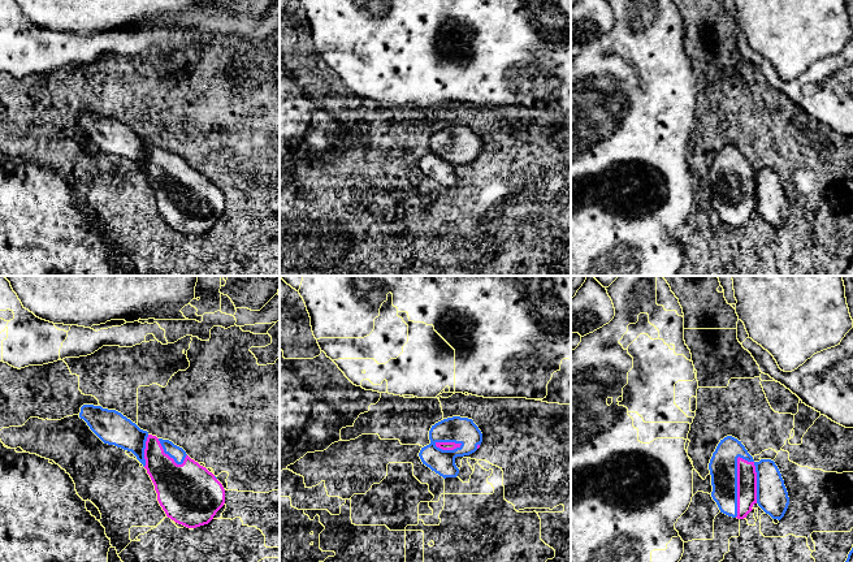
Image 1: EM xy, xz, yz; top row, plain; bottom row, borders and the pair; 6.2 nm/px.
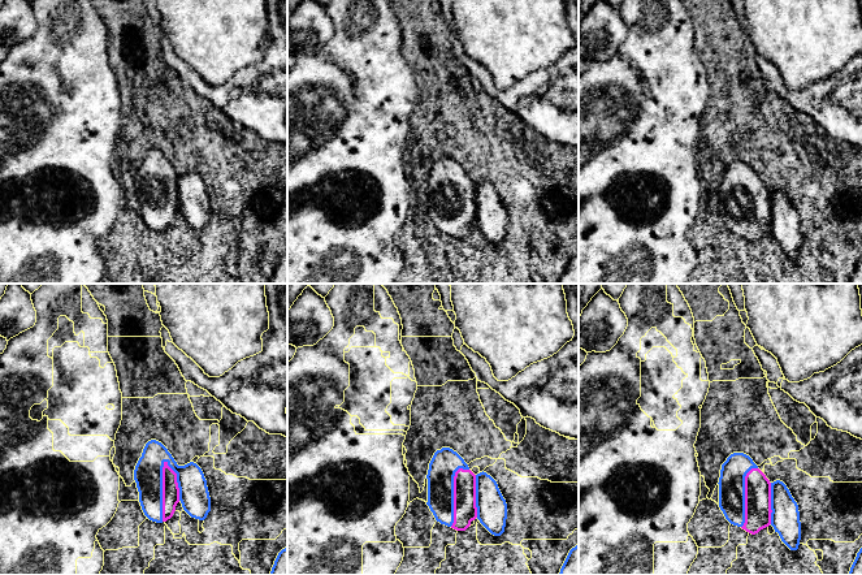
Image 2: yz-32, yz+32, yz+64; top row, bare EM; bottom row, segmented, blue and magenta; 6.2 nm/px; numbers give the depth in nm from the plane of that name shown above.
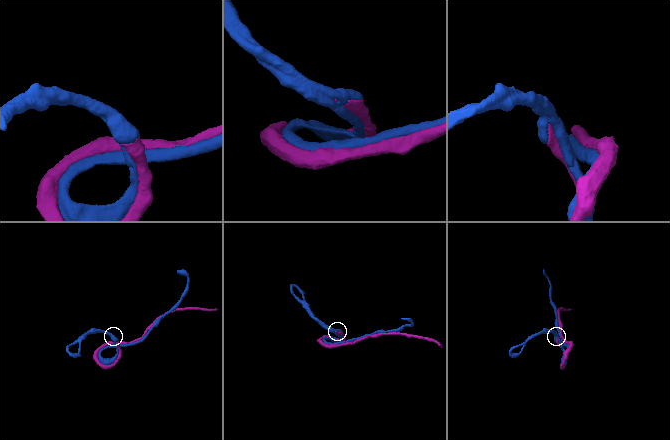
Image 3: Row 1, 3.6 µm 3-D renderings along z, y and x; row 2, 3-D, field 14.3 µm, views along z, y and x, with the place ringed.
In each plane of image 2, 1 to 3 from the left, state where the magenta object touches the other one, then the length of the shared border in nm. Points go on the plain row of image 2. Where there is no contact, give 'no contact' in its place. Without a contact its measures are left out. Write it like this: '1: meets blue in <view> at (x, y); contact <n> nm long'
1: meets blue in yz-32 at (161, 199); contact 380 nm long
2: meets blue in yz+32 at (453, 202); contact 380 nm long
3: meets blue in yz+64 at (744, 204); contact 380 nm long

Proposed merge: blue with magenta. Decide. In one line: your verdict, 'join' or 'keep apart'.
join

